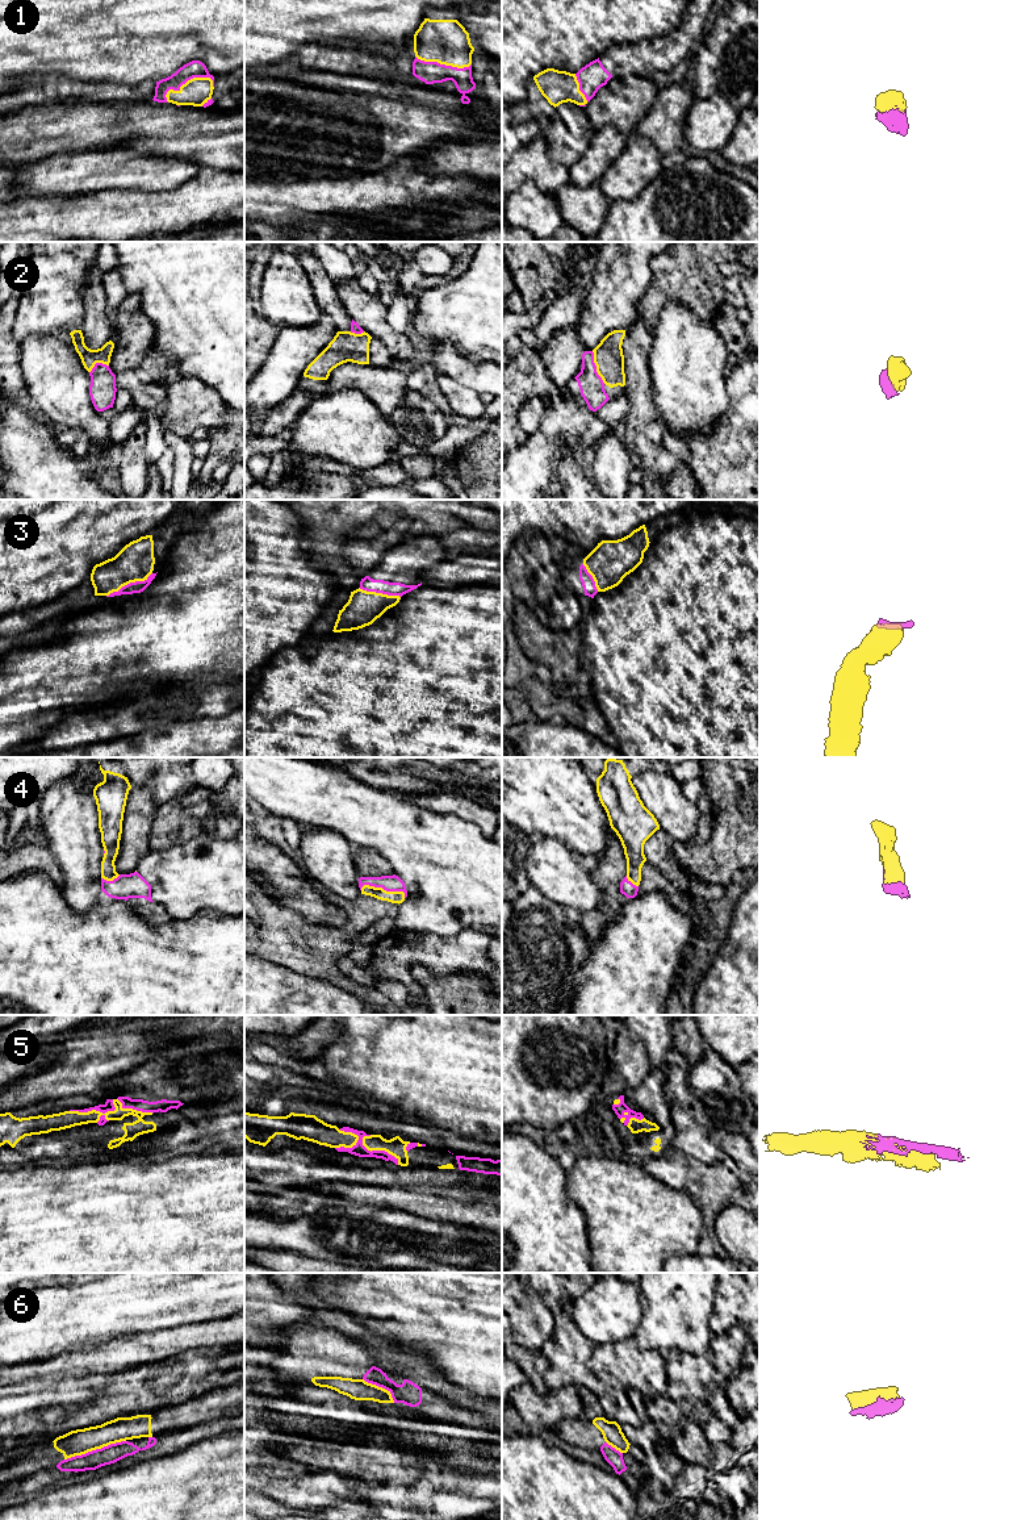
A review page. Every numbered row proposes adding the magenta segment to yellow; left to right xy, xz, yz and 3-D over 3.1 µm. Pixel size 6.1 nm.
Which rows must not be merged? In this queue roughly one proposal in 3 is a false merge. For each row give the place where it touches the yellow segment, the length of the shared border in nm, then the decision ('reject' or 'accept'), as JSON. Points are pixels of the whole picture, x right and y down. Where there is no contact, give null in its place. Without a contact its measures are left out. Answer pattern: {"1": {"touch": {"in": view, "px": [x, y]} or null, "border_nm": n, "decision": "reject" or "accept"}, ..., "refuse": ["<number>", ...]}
{"1": {"touch": {"in": "xy", "px": [187, 82]}, "border_nm": 320, "decision": "accept"}, "2": {"touch": {"in": "yz", "px": [597, 367]}, "border_nm": 220, "decision": "accept"}, "3": {"touch": {"in": "xy", "px": [129, 583]}, "border_nm": 320, "decision": "accept"}, "4": {"touch": {"in": "xz", "px": [382, 889]}, "border_nm": 280, "decision": "accept"}, "5": {"touch": {"in": "xy", "px": [92, 1110]}, "border_nm": 280, "decision": "accept"}, "6": {"touch": {"in": "xy", "px": [95, 1449]}, "border_nm": 400, "decision": "reject"}, "refuse": ["6"]}

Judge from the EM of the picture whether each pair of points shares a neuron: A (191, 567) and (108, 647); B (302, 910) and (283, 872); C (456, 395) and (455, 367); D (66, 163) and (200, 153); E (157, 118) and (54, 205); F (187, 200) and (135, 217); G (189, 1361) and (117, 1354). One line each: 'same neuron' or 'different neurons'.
A: same neuron
B: same neuron
C: different neurons
D: different neurons
E: different neurons
F: same neuron
G: different neurons

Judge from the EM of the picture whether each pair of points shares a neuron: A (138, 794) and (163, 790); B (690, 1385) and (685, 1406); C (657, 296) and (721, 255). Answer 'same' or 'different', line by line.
A: different
B: different
C: same

